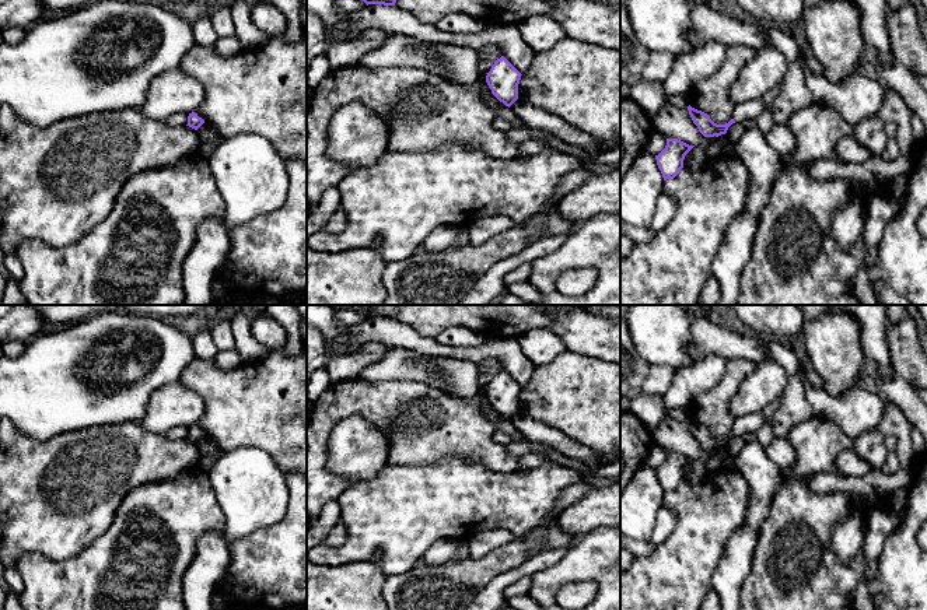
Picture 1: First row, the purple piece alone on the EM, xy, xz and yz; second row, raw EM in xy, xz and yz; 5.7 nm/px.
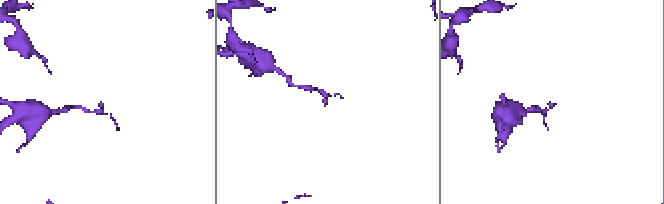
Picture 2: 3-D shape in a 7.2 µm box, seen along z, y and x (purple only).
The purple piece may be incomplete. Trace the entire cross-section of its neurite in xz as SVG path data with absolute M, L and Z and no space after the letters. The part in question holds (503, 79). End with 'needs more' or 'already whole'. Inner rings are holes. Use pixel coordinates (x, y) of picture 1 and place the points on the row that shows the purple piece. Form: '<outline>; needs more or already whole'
M501 56L494 62L486 76L486 83L492 94L506 106L511 106L518 99L518 84L521 73Z; already whole

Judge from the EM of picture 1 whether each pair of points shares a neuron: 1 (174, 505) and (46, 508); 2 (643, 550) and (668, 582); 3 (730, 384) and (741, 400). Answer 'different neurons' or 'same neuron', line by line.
1: different neurons
2: different neurons
3: different neurons

